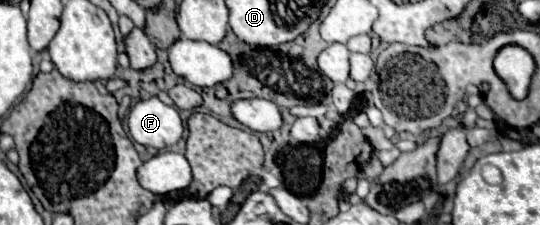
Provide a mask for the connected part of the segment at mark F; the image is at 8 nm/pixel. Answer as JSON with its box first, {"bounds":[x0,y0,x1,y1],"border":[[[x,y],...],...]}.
{"bounds":[128,98,184,150],"border":[[[148,98],[130,108],[128,130],[134,142],[162,150],[182,138],[184,126],[176,108],[162,104],[158,98]]]}

